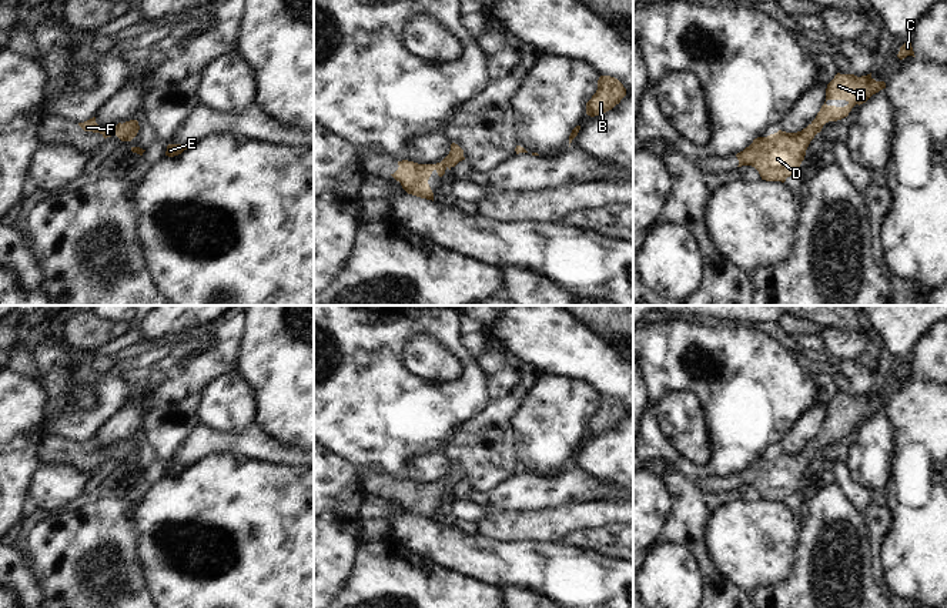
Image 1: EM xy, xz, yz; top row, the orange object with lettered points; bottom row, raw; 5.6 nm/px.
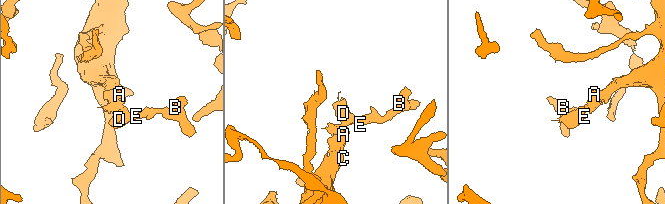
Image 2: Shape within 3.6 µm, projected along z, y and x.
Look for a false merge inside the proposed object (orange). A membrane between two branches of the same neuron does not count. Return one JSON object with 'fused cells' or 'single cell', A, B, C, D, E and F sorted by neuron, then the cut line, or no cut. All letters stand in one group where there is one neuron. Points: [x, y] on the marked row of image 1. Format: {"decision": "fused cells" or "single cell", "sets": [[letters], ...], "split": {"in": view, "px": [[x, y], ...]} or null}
{"decision": "single cell", "sets": [["A", "B", "C", "D", "E", "F"]], "split": null}

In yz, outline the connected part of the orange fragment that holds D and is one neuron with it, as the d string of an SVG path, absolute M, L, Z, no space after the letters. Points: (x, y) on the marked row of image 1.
M837 73L827 84L826 101L846 100L847 106L827 106L824 101L816 118L802 131L786 133L779 130L767 137L754 138L749 147L736 154L737 167L752 166L759 171L762 180L784 183L799 170L810 141L826 123L847 117L856 104L866 103L883 88L886 88L886 83L876 81L871 73L861 77Z

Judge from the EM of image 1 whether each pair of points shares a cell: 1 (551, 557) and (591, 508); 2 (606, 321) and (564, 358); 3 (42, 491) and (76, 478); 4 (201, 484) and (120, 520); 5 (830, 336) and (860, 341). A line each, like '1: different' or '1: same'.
1: different
2: different
3: same
4: different
5: same

